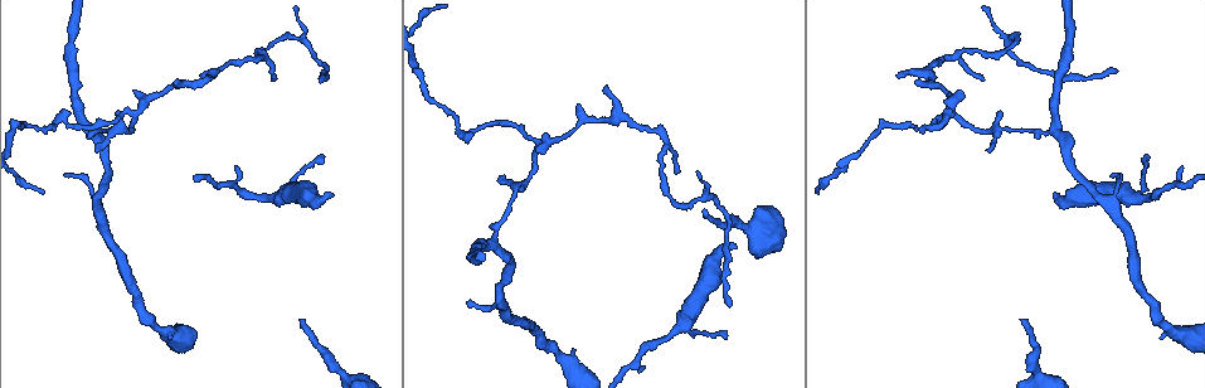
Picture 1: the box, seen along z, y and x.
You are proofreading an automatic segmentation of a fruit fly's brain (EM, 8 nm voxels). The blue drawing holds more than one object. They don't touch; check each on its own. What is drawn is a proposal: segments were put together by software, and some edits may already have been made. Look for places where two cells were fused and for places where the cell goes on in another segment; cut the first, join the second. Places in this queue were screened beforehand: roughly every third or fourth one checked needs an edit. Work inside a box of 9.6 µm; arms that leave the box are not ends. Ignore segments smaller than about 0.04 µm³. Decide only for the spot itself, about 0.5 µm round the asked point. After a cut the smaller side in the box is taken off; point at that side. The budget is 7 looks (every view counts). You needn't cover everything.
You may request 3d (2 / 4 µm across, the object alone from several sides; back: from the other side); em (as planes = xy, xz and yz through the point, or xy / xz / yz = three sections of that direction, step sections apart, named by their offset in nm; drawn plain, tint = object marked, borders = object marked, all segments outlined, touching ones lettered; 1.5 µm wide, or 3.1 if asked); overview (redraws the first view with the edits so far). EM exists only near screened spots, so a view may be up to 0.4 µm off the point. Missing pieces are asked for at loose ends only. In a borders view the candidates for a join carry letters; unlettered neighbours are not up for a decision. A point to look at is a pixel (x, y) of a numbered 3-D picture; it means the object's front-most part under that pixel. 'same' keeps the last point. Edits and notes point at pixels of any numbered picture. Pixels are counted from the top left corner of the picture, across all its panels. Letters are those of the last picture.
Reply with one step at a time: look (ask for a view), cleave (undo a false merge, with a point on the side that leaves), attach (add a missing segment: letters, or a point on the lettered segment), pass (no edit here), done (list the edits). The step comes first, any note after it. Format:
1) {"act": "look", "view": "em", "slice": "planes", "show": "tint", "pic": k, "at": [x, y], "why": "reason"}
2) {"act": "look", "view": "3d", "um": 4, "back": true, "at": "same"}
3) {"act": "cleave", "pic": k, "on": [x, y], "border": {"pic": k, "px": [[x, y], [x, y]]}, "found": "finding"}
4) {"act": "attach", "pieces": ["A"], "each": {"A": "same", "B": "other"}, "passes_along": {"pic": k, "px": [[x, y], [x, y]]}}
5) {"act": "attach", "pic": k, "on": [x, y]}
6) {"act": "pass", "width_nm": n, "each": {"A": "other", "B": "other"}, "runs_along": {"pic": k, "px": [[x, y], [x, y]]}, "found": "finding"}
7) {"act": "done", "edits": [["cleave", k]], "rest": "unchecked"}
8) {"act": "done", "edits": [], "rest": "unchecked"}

{"act": "look", "view": "em", "slice": "xz", "step": 4, "show": "borders", "pic": 1, "at": [117, 111], "why": "free end"}

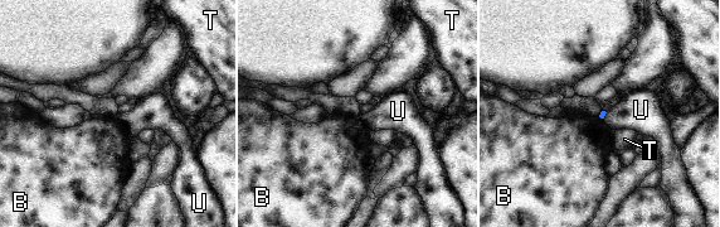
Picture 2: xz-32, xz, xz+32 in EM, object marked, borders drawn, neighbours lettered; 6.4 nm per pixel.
{"act": "look", "view": "em", "slice": "planes", "show": "borders", "at": "same"}

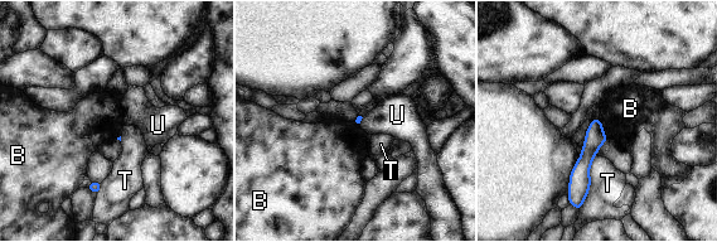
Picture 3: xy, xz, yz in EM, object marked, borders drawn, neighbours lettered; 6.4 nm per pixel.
{"act": "pass", "each": {"B": "other", "T": "other", "U": "other"}, "runs_along": {"pic": 3, "px": [[596, 122], [580, 173], [579, 194]]}, "found": "no lettered segment goes on from it"}

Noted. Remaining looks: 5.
{"act": "look", "view": "em", "slice": "yz", "step": 8, "show": "borders", "pic": 1, "at": [703, 211], "why": "tapers out"}

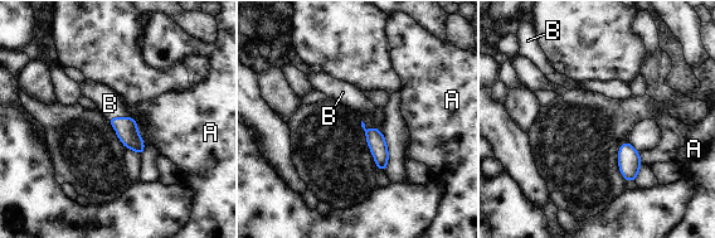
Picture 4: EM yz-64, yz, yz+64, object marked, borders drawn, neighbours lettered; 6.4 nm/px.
{"act": "attach", "pieces": ["B"], "each": {"A": "other", "B": "same"}, "found": "it goes on there"}

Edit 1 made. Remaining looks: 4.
{"act": "look", "view": "em", "slice": "xz", "step": 8, "show": "borders", "pic": 1, "at": [331, 194], "why": "free end"}

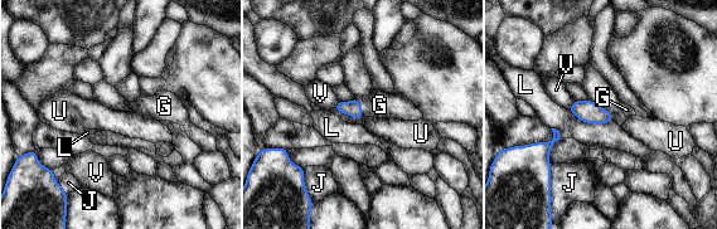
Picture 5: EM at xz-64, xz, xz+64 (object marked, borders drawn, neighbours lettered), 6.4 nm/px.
{"act": "look", "view": "em", "slice": "planes", "show": "borders", "at": "same", "why": "another direction"}

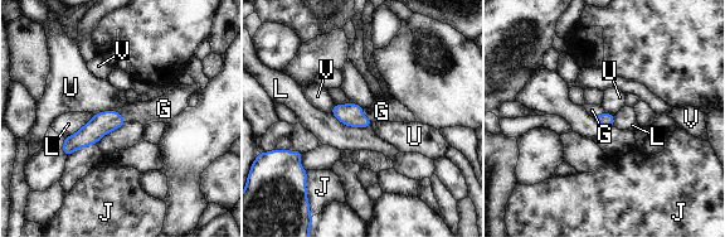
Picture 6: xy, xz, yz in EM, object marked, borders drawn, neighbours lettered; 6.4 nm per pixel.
{"act": "attach", "pieces": ["G"], "each": {"G": "same", "J": "other", "L": "other", "U": "other", "V": "other"}, "passes_along": {"pic": 6, "px": [[351, 115], [364, 116], [382, 111]]}, "found": "the cell continues"}

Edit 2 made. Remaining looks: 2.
{"act": "done", "edits": [["attach", 4], ["attach", 6]], "rest": "unchecked"}

